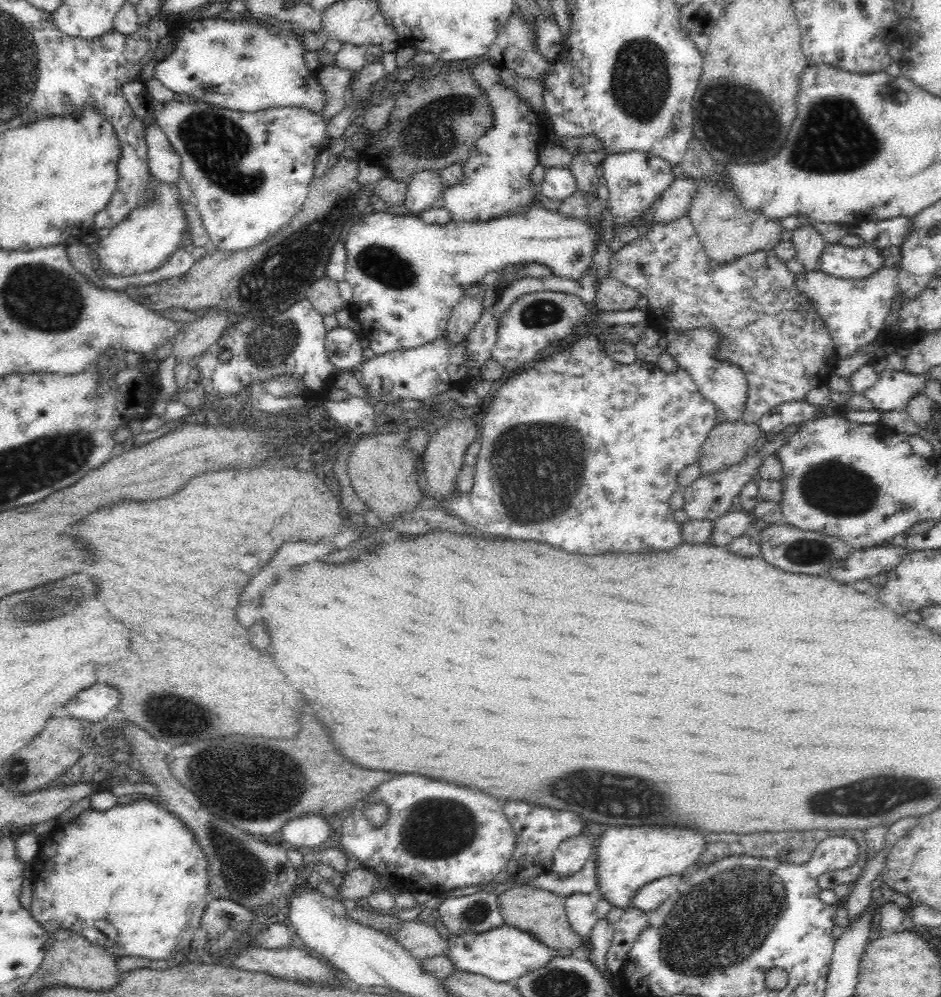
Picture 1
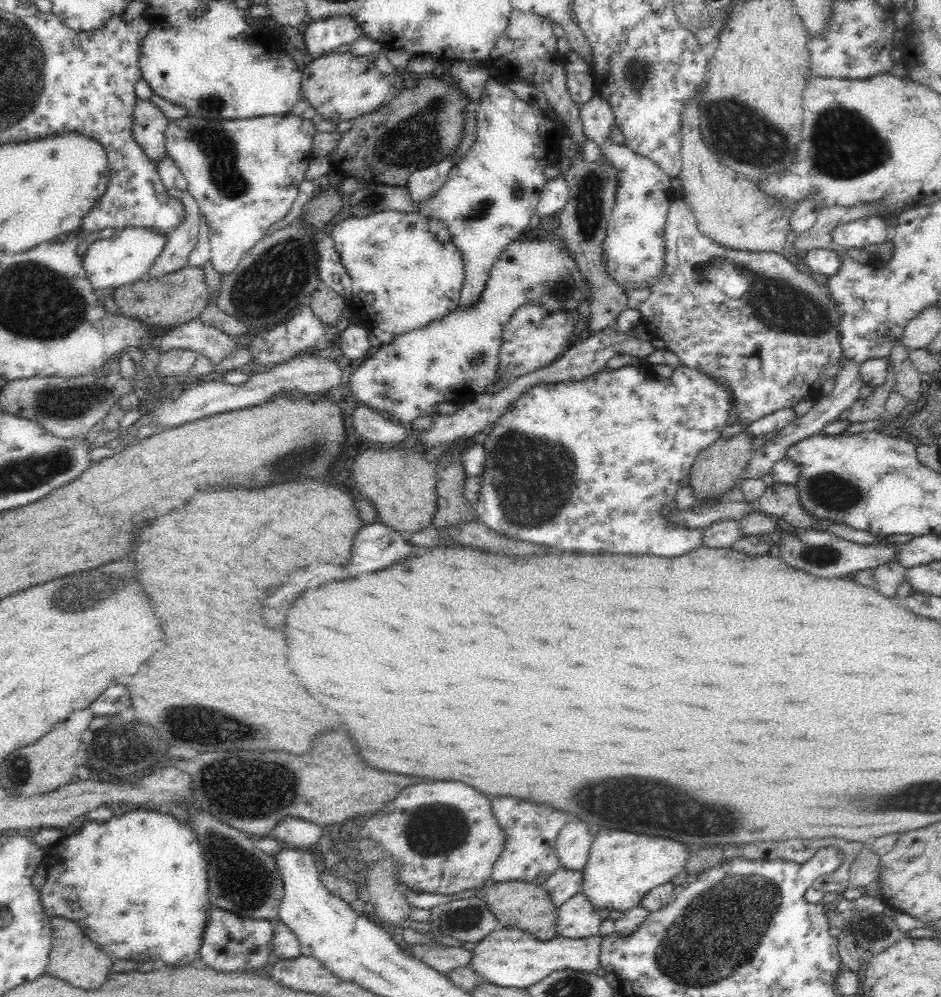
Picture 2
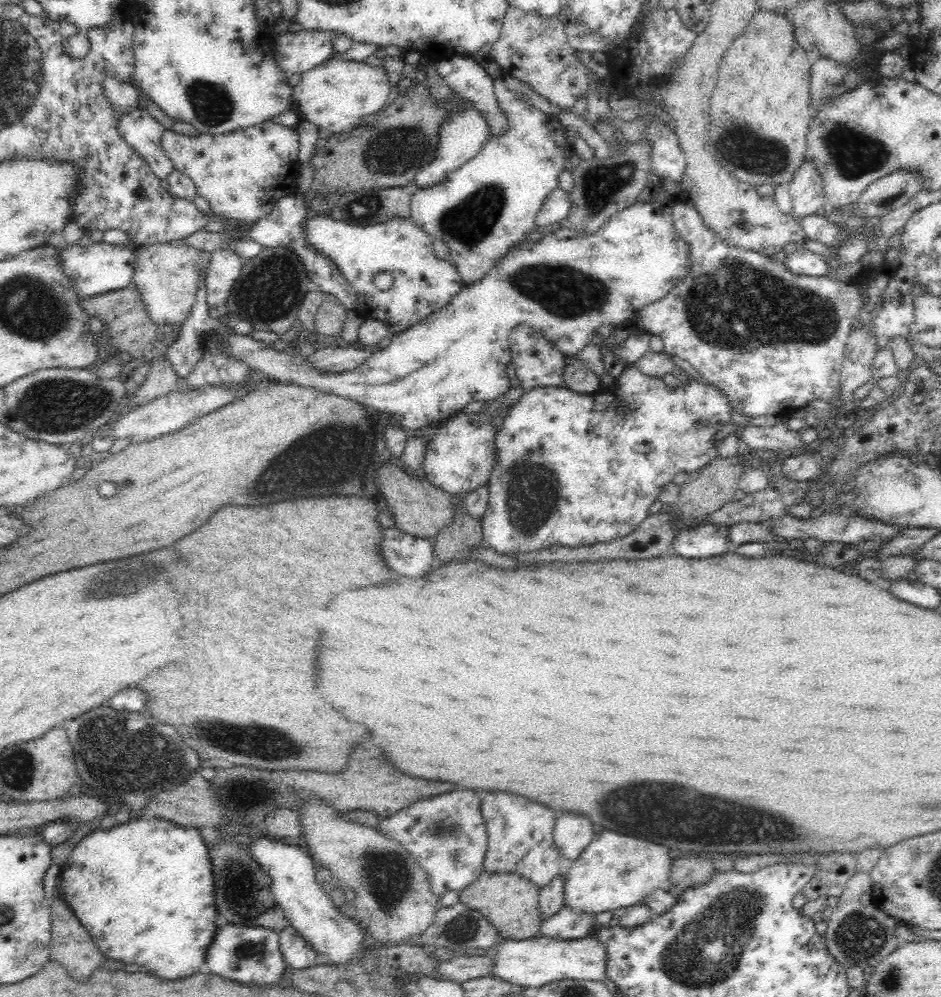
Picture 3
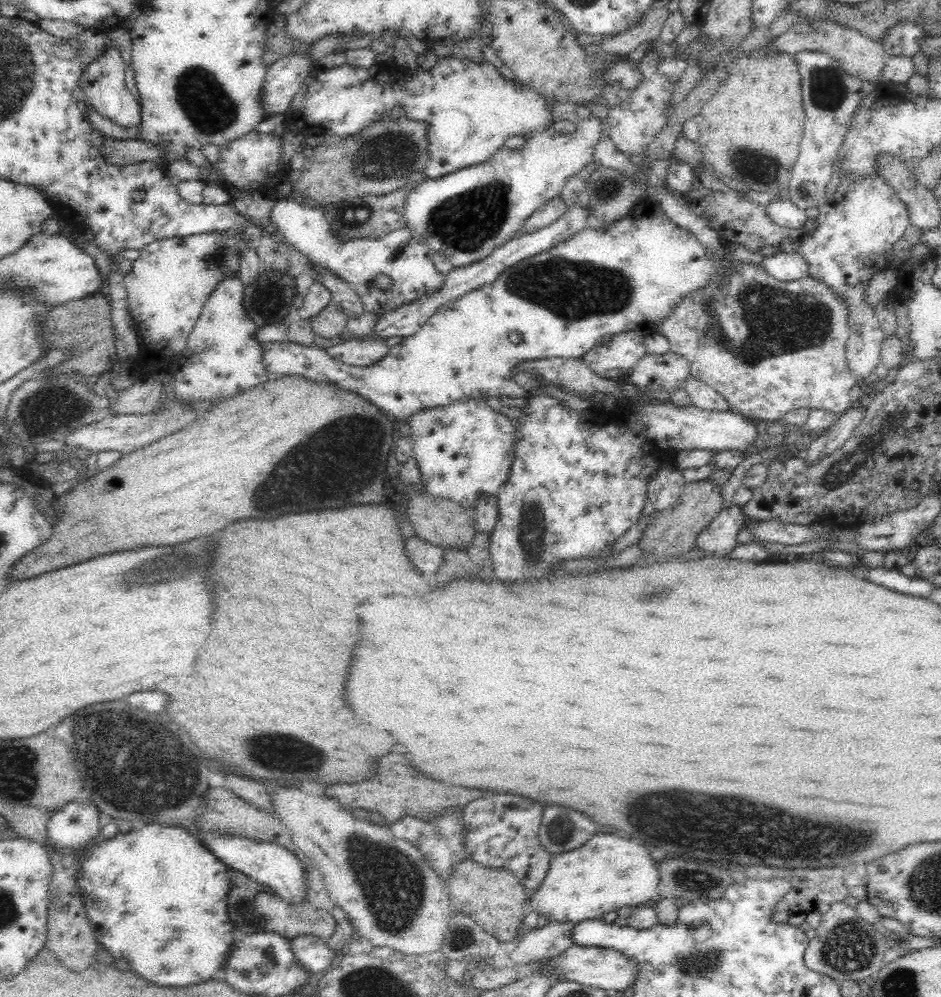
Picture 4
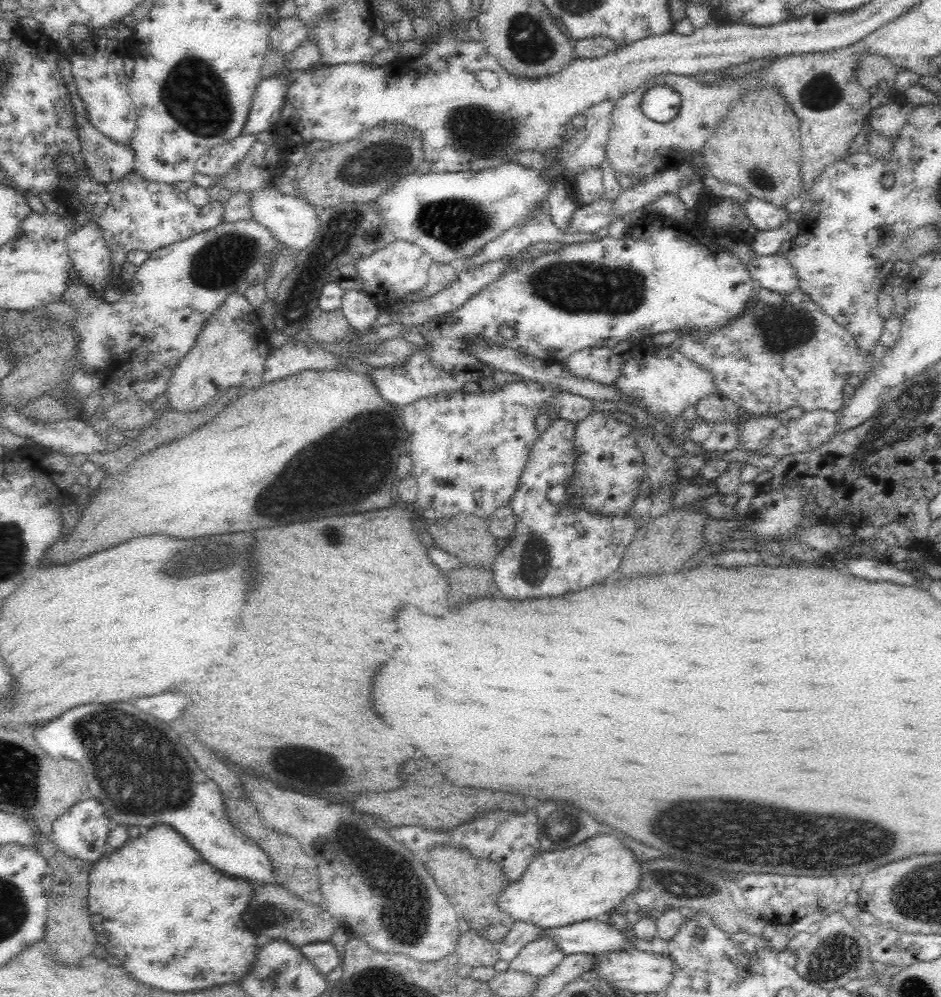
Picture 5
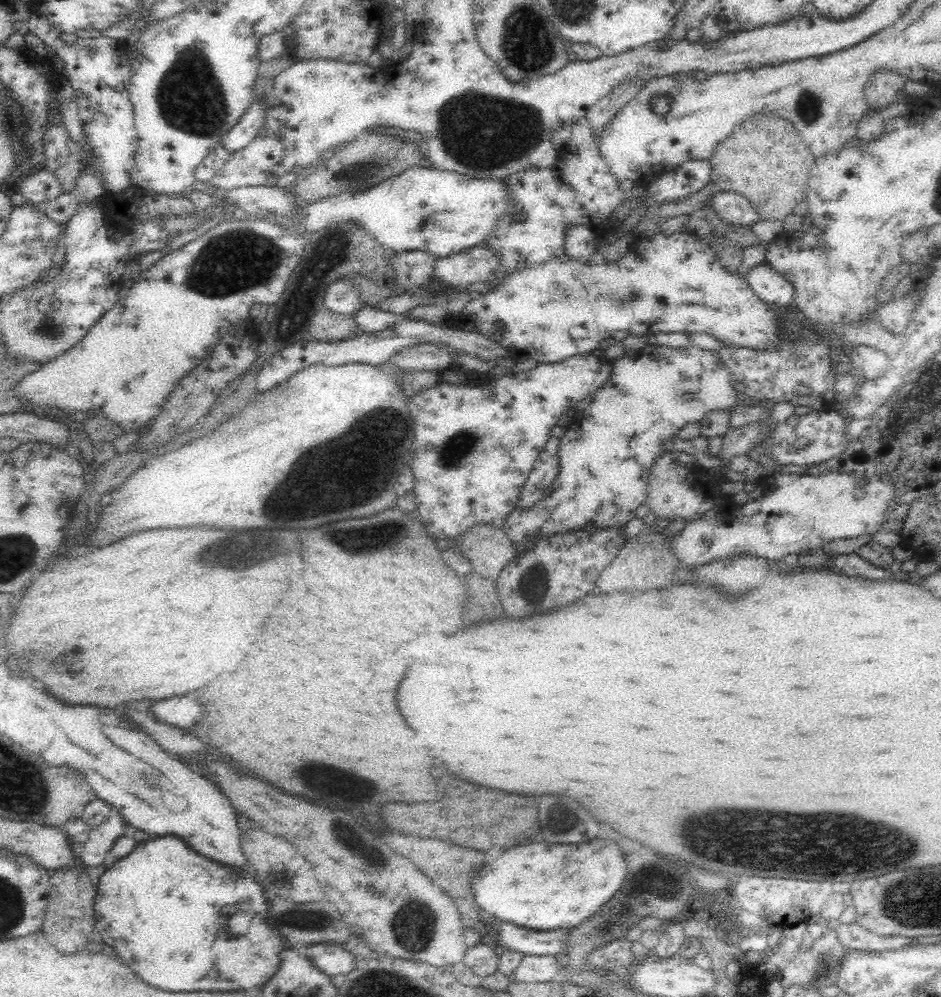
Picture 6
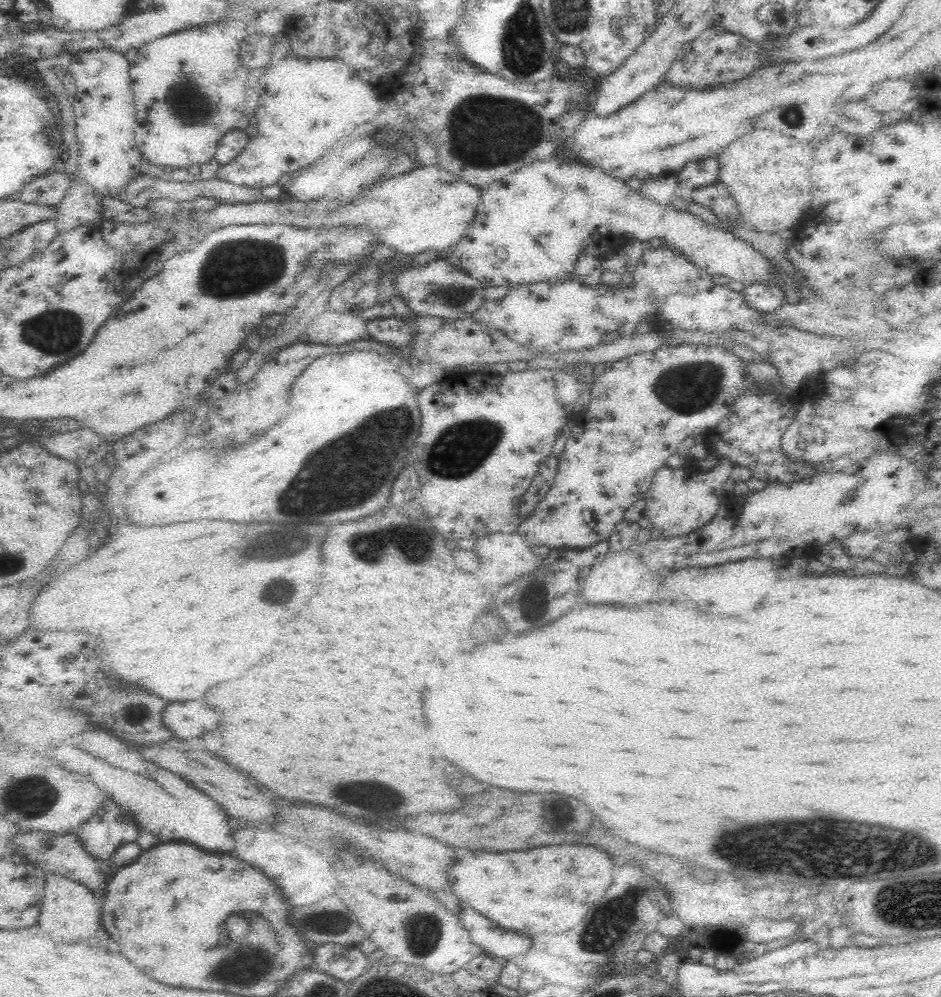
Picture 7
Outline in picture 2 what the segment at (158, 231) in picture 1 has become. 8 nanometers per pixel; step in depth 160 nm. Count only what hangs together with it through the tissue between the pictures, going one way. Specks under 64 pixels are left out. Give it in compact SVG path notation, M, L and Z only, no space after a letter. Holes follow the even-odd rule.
M125 227L110 238L101 238L90 244L80 261L92 291L103 295L119 286L145 278L165 245L166 236L157 235L144 227Z

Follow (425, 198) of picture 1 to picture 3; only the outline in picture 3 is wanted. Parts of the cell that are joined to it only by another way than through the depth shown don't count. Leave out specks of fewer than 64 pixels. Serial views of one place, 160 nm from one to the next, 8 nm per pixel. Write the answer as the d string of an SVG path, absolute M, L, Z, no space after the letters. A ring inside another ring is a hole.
M455 92L452 97L434 99L434 101L439 108L445 111L445 120L439 127L436 156L432 158L428 166L422 167L416 175L414 182L419 188L432 188L439 184L457 168L472 160L484 148L484 144L488 144L488 140L492 138L492 128L488 125L484 113L480 113L480 109L476 109L475 104L471 104ZM455 99L457 101L454 101ZM457 106L464 106L464 109L461 111Z

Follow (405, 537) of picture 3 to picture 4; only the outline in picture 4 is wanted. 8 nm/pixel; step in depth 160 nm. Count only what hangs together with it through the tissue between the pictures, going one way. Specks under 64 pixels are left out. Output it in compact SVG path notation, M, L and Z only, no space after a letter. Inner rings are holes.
M419 537L407 538L405 540L405 551L411 563L422 572L422 574L436 574L444 562L443 547L423 541Z

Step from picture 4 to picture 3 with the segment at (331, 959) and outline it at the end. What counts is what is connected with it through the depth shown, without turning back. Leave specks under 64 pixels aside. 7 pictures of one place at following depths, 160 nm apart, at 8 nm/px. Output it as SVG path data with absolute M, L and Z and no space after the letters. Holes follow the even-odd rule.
M292 925L279 932L279 943L285 961L292 970L312 968L322 961L320 954Z

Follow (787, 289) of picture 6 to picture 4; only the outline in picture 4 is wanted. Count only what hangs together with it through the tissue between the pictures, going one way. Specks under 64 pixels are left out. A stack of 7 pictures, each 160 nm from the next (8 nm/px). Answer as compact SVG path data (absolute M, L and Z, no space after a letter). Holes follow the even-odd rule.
M786 246L779 253L766 253L766 258L759 263L766 275L784 282L800 280L808 272L806 261L792 248Z

